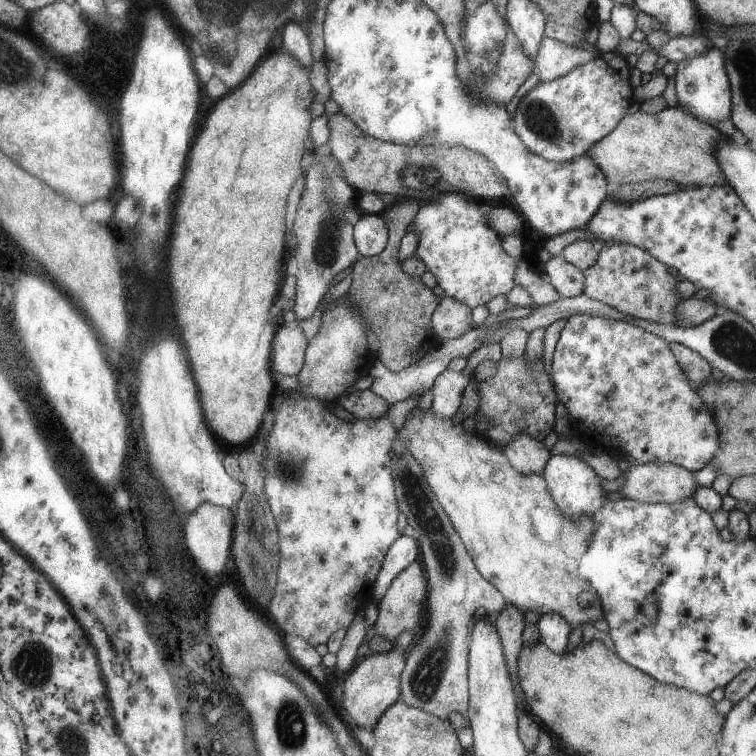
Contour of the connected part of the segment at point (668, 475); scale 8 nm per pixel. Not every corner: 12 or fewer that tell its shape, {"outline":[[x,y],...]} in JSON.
{"outline":[[636,462],[622,472],[624,499],[678,502],[700,485],[668,462]]}

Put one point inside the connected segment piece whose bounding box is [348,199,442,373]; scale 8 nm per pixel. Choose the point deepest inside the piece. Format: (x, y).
(399, 306)

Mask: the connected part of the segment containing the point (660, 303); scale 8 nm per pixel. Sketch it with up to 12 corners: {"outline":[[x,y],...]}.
{"outline":[[605,242],[584,295],[633,318],[680,322],[680,282],[648,251]]}

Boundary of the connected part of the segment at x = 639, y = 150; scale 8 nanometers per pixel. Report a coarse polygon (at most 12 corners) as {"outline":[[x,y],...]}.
{"outline":[[680,107],[628,114],[586,156],[611,186],[724,186],[730,138]]}

